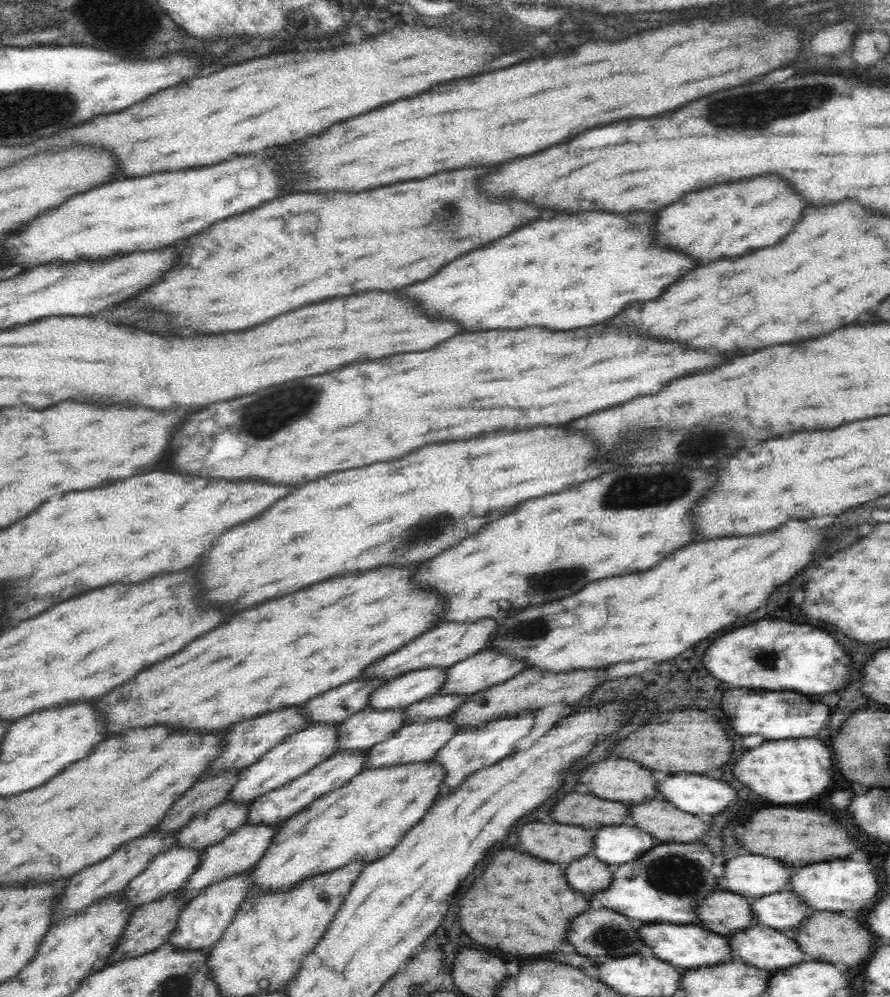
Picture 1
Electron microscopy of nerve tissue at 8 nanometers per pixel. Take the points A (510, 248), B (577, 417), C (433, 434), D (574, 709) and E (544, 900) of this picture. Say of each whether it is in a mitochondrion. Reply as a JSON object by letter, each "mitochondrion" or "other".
{"A":"other","B":"other","C":"other","D":"other","E":"other"}

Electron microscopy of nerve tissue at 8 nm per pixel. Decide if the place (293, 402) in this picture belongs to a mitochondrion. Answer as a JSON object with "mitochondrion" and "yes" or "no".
{"mitochondrion":"yes"}

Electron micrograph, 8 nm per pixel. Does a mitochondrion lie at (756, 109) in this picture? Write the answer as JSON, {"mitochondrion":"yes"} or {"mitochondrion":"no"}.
{"mitochondrion":"yes"}

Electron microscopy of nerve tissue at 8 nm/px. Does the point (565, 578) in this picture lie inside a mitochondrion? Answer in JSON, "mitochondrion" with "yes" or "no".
{"mitochondrion":"yes"}

